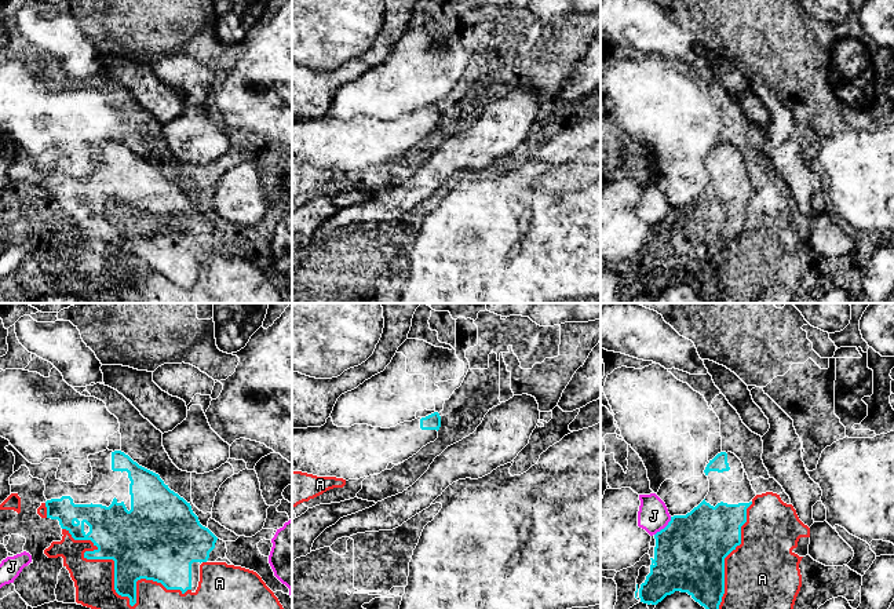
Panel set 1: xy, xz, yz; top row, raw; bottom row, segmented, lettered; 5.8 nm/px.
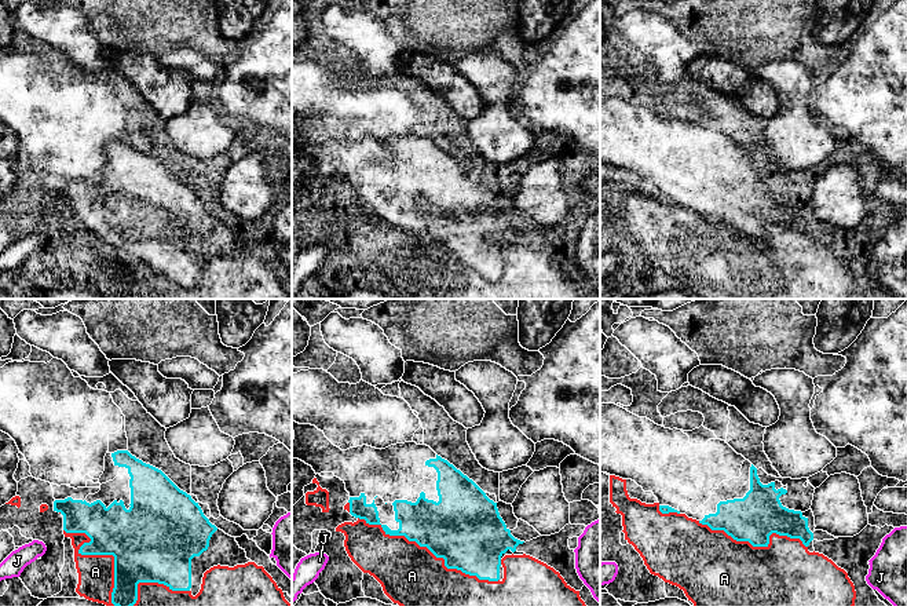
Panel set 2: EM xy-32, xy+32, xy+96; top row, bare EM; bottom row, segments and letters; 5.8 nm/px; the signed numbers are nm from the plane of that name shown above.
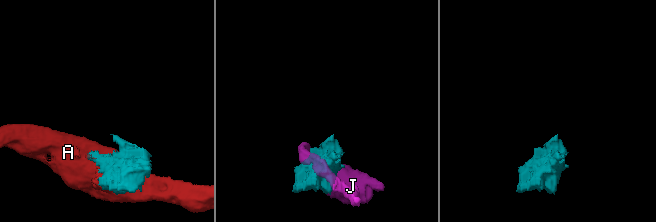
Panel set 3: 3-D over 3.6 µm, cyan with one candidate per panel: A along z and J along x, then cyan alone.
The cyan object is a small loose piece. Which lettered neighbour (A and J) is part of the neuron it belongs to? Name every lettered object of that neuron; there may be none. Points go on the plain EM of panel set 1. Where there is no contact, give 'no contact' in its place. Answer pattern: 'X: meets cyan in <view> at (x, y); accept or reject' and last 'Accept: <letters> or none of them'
A: meets cyan in xy at (115, 277); reject
J: meets cyan in yz at (666, 218); reject
Accept: none of them

